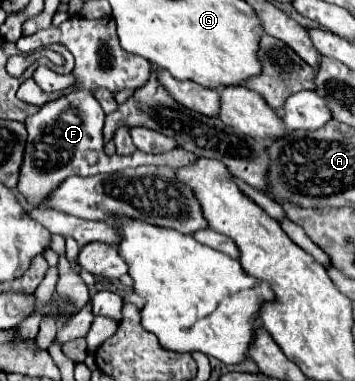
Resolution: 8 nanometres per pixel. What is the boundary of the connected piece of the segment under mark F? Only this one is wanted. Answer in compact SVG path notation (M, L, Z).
M69 17L59 27L49 27L43 31L37 31L35 35L21 37L17 41L17 49L26 53L42 47L42 43L61 43L65 45L71 55L75 57L73 67L73 91L67 95L61 95L53 101L47 101L39 107L35 115L31 115L25 121L27 127L27 147L25 147L25 159L21 167L19 177L19 193L29 199L31 207L41 207L41 199L61 183L61 179L69 175L97 175L97 173L117 173L129 167L143 167L143 165L167 165L167 167L183 167L185 163L191 163L195 155L187 153L181 147L175 147L167 153L151 155L143 151L135 151L129 157L111 155L107 157L103 153L103 119L105 113L99 107L99 101L95 99L97 89L109 89L111 93L119 93L123 89L137 89L143 87L145 81L151 75L151 63L147 59L141 59L137 55L129 55L127 51L121 51L121 45L117 43L115 23L111 17L89 21L85 17Z

